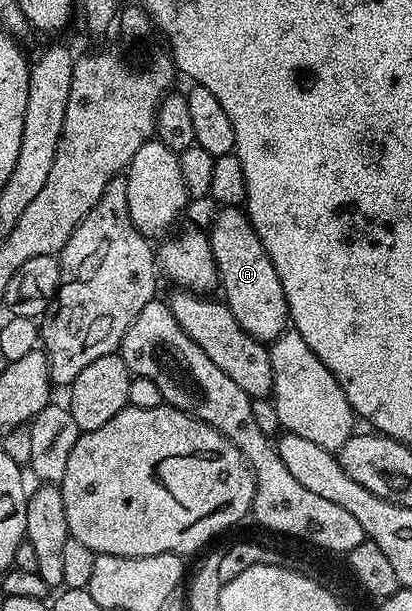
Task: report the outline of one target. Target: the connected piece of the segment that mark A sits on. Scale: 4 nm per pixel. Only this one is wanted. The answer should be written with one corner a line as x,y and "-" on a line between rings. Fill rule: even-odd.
223,207
218,212
209,228
209,238
218,284
223,289
222,300
248,335
262,343
272,343
289,329
287,300
277,267
273,267
273,259
269,259
261,239
257,239
257,231
242,208

